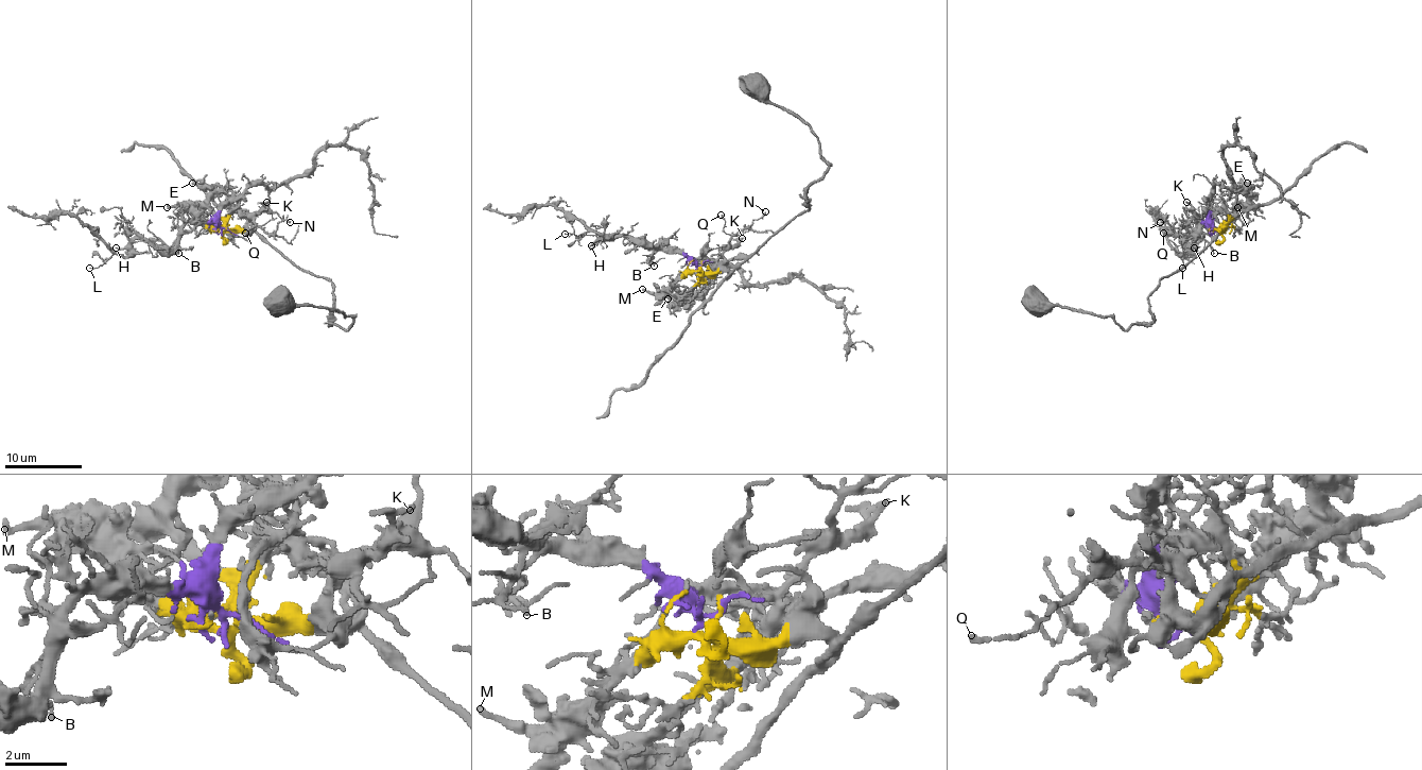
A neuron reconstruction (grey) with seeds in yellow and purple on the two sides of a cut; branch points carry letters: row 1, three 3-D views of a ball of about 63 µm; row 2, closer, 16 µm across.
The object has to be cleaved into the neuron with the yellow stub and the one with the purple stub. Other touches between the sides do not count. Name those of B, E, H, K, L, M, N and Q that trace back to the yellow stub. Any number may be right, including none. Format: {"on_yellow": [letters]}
{"on_yellow": ["E", "K", "M", "N", "Q"]}

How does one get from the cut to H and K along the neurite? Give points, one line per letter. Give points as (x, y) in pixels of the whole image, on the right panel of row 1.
H: (1214, 228), (1199, 223), (1197, 238), (1192, 247), (1182, 240), (1188, 247), (1194, 247)
K: (1216, 230), (1220, 230), (1185, 202)

